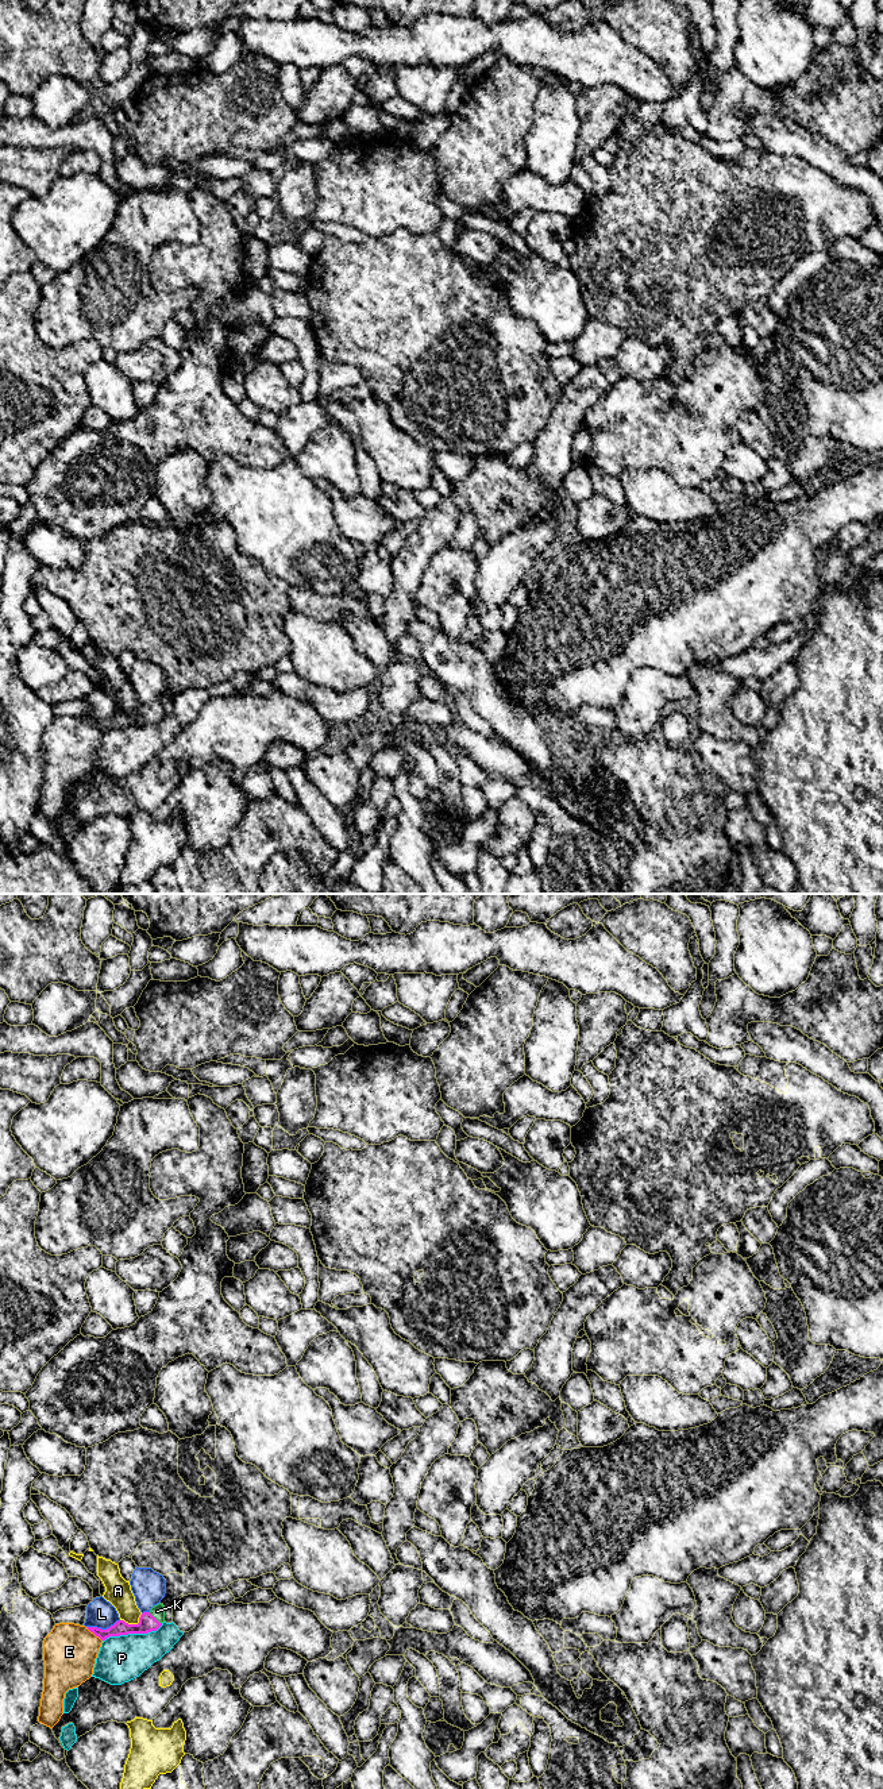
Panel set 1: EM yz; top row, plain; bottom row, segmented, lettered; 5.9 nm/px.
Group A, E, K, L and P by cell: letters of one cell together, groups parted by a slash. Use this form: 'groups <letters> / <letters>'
groups A / E / K / L / P

